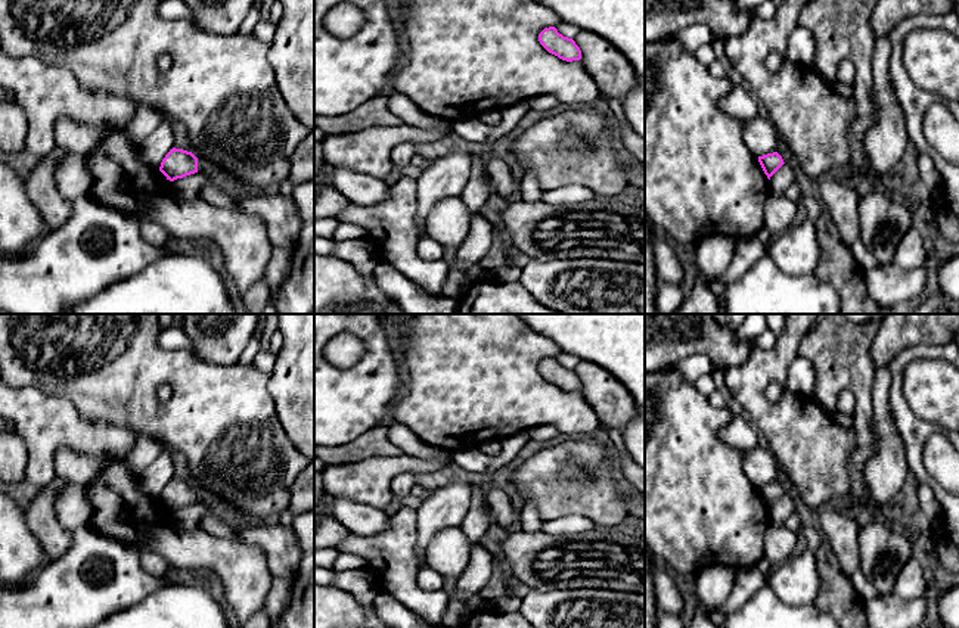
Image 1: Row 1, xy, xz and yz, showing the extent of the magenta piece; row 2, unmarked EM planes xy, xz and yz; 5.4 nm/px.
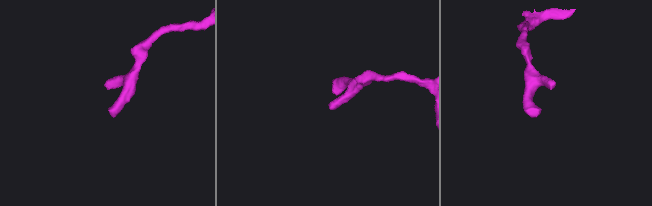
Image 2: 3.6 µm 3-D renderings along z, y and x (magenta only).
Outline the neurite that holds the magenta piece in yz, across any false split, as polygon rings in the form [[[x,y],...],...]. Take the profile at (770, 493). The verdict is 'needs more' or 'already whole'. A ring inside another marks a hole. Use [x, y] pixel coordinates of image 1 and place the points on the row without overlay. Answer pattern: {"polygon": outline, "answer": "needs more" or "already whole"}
{"polygon": [[[778,482],[758,486],[758,492],[769,510],[785,494]]], "answer": "already whole"}

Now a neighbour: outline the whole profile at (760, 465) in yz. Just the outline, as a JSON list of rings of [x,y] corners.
[[[751,448],[744,451],[744,472],[758,488],[778,482],[782,469],[767,448]]]

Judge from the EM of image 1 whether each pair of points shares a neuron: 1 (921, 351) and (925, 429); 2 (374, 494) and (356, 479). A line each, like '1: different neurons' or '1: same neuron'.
1: same neuron
2: same neuron

